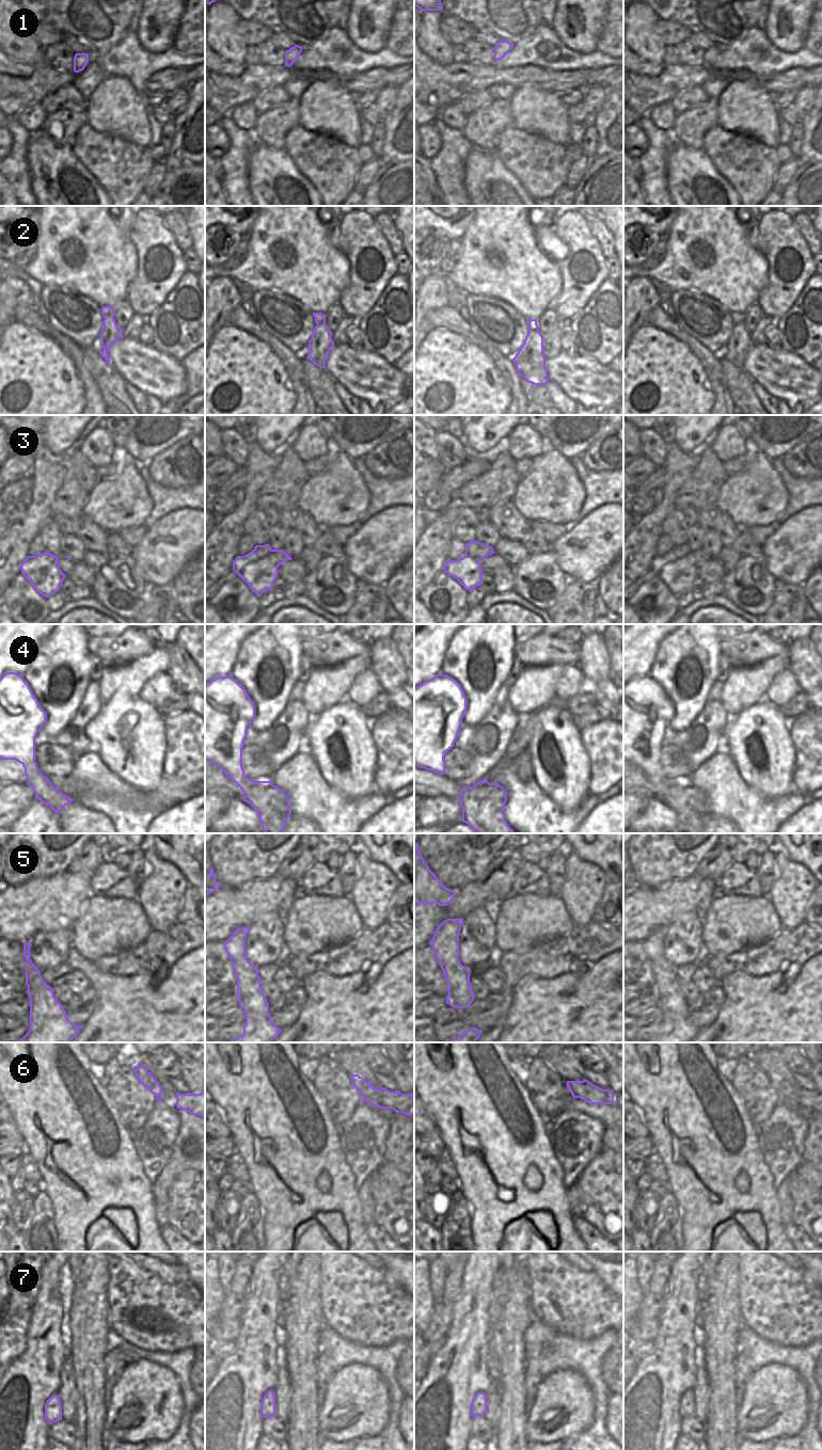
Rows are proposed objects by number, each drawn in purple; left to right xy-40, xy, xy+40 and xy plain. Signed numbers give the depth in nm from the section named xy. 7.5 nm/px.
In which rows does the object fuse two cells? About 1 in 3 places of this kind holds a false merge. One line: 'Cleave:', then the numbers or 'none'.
Cleave: 3, 4.

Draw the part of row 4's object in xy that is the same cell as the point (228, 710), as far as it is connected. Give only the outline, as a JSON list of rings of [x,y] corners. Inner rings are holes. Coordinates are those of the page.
[[[232,674],[218,676],[205,684],[205,760],[218,766],[234,782],[246,780],[242,748],[254,718],[253,701]]]

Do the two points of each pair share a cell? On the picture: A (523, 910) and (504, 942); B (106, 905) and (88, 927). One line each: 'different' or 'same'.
A: same
B: same

